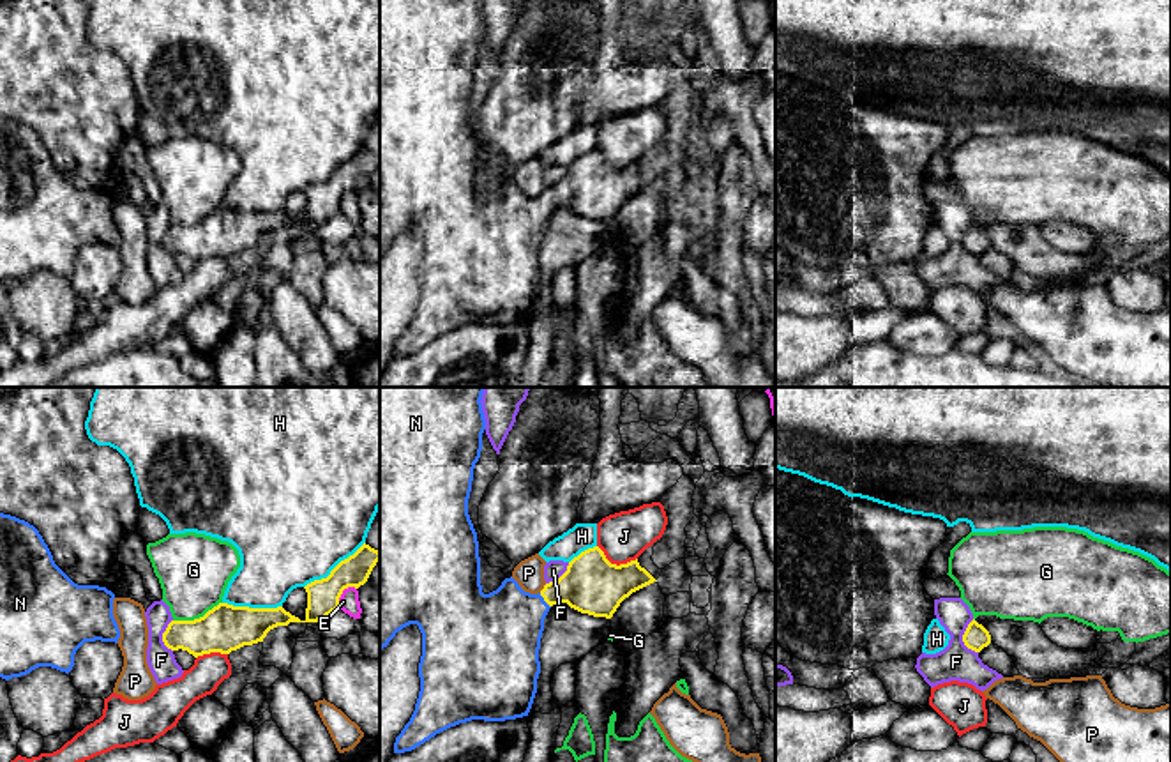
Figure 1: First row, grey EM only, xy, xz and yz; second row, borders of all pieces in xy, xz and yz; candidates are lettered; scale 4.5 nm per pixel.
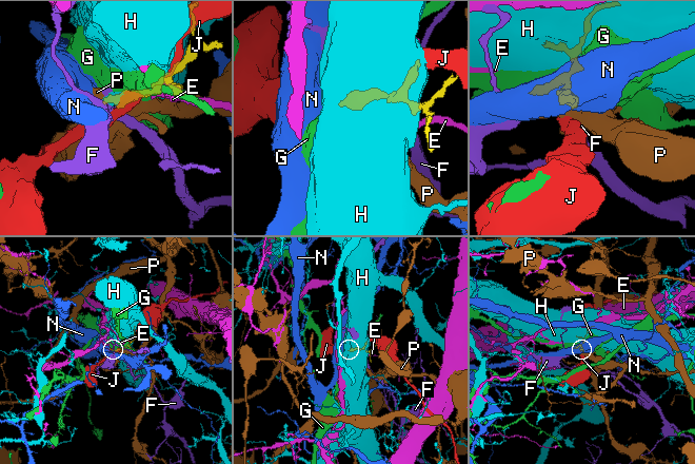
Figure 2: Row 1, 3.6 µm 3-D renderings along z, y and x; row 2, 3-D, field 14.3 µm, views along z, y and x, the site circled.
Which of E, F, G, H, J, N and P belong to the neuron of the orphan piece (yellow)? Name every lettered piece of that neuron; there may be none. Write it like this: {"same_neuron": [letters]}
{"same_neuron": ["N"]}

